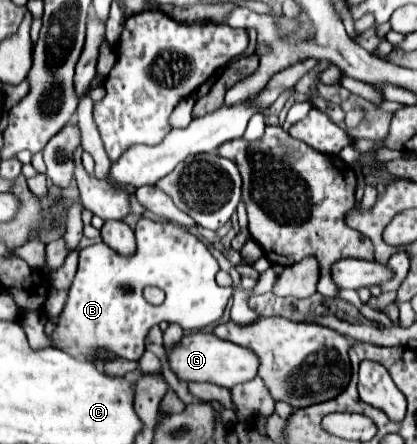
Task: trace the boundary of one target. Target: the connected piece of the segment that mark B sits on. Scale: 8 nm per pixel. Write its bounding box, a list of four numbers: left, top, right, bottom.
[20,216,234,362]

